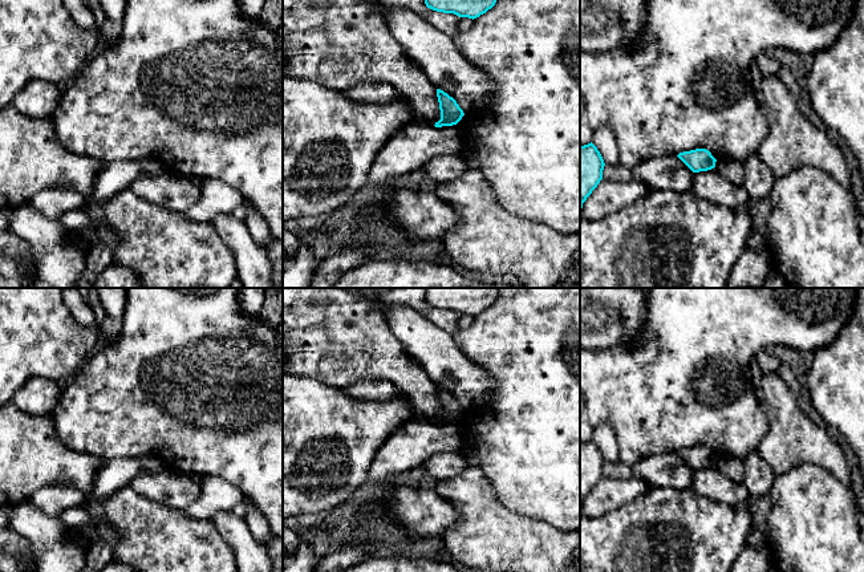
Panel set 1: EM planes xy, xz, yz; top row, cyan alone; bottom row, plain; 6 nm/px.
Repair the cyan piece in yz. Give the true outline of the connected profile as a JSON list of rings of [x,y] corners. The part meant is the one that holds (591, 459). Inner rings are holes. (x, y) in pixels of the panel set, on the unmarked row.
[[[591,439],[580,443],[580,510],[583,500],[603,476],[604,457]]]

